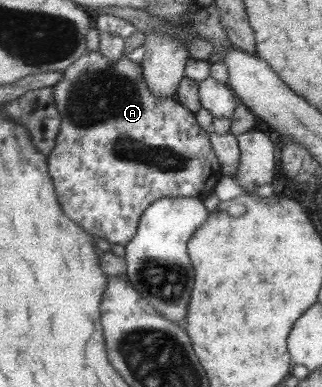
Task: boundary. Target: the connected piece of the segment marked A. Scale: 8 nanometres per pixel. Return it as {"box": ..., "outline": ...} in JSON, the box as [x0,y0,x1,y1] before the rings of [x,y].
{"box":[49,51,220,246],"outline":[[[90,51],[78,60],[70,64],[65,71],[65,78],[54,87],[55,98],[58,109],[62,114],[62,127],[57,137],[56,145],[49,156],[49,172],[51,173],[55,184],[57,185],[57,194],[65,214],[71,217],[86,233],[94,234],[94,237],[104,238],[109,244],[125,246],[133,239],[137,231],[137,225],[140,223],[141,213],[149,207],[153,201],[161,197],[199,197],[199,200],[205,199],[206,195],[212,191],[220,177],[220,166],[217,157],[214,157],[215,150],[211,146],[208,130],[198,127],[194,114],[186,109],[180,102],[172,98],[163,98],[155,96],[149,92],[145,84],[144,77],[138,75],[138,63],[128,60],[126,57],[118,61],[107,61],[104,56],[98,54],[98,51]]]}

